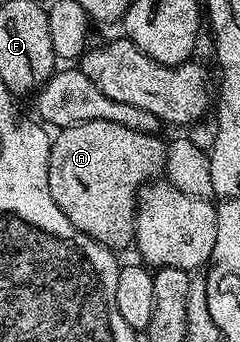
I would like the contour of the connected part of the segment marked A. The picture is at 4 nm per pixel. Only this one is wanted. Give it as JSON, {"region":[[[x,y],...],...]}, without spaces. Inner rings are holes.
{"region":[[[105,121],[71,125],[51,138],[48,182],[54,203],[58,203],[70,223],[113,251],[121,251],[127,245],[129,248],[134,241],[134,213],[131,208],[124,209],[124,193],[135,198],[141,186],[149,180],[148,173],[159,174],[164,164],[164,149],[158,147],[152,150],[152,141],[153,138],[147,133]],[[115,133],[121,155],[128,157],[128,161],[121,163],[121,173],[117,177],[112,170],[116,165],[116,145],[111,137]]]}

